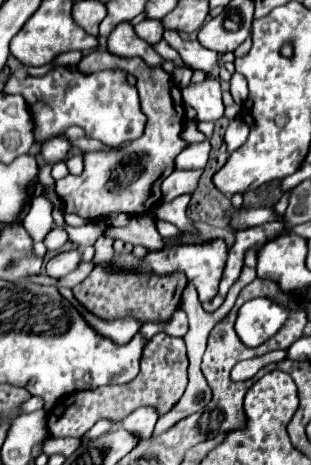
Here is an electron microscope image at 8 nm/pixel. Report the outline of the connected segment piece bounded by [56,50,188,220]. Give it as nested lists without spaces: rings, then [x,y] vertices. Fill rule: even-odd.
[[[94,50],[86,54],[76,68],[86,76],[102,70],[122,70],[126,74],[136,76],[140,106],[148,122],[142,138],[130,142],[128,146],[84,154],[84,172],[80,176],[68,174],[66,178],[56,182],[58,198],[64,202],[66,212],[92,220],[108,218],[110,214],[140,216],[152,212],[162,202],[162,180],[174,172],[176,156],[188,146],[180,136],[184,128],[180,88],[162,68],[158,68],[158,72],[150,72],[150,68],[142,64],[142,60],[118,60],[118,56],[110,56],[110,52],[106,50]]]

